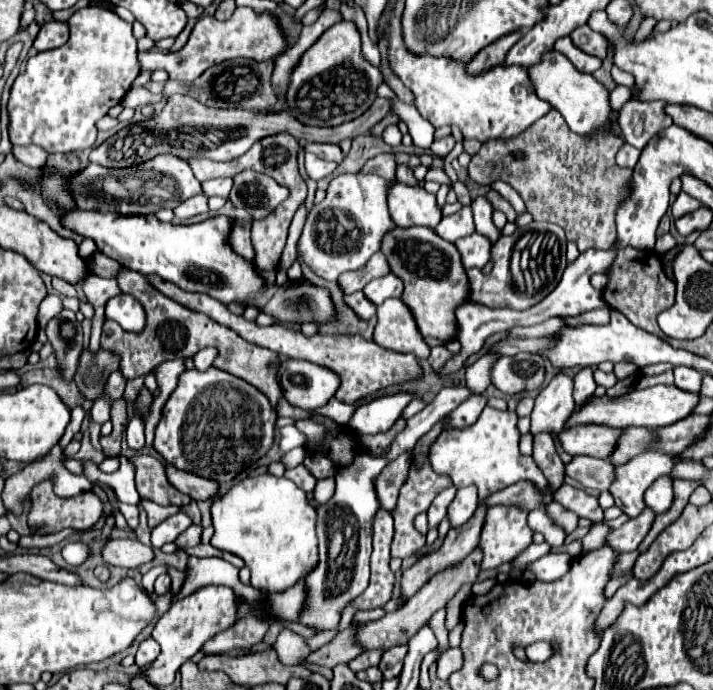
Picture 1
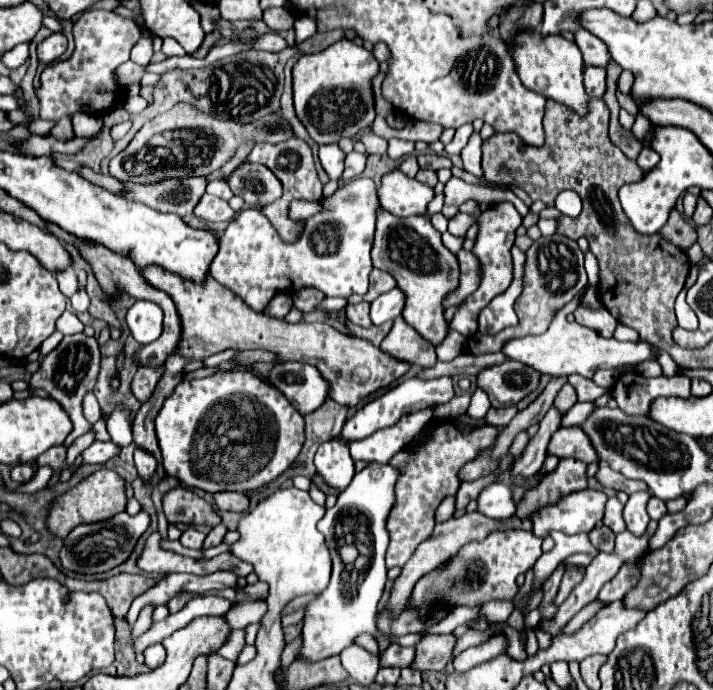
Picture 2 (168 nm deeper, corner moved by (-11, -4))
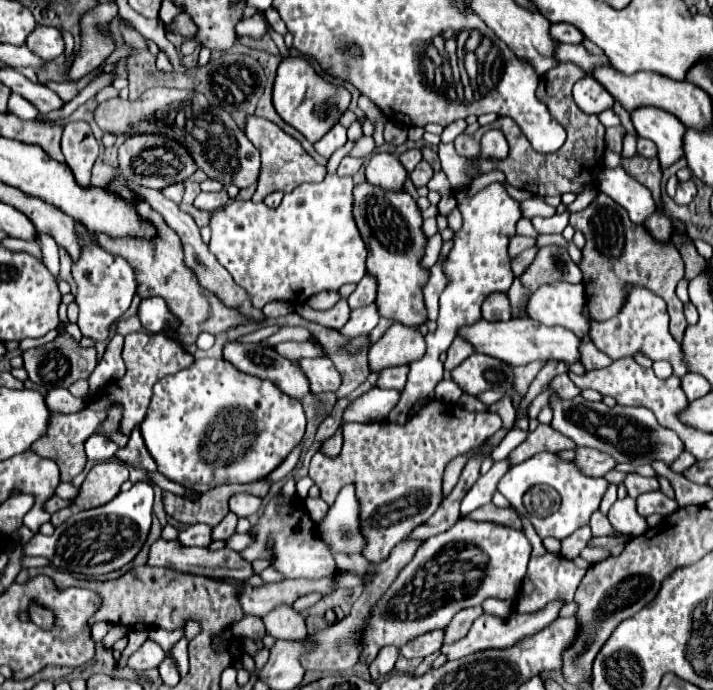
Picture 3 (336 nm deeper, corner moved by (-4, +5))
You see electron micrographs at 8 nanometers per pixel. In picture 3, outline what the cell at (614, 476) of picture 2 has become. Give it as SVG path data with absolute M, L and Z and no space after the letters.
M630 473L628 477L626 477L626 481L624 481L624 485L626 485L626 489L628 489L628 495L630 497L638 497L640 493L644 493L644 491L652 491L652 489L658 489L658 479L650 479L650 477L640 477L640 475L636 475L636 473Z

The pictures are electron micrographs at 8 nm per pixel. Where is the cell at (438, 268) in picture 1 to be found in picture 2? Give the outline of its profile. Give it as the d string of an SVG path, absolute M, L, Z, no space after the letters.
M379 210L373 244L373 266L391 272L391 276L397 280L397 286L407 296L403 318L425 340L429 340L433 346L439 346L449 332L443 300L455 290L455 284L459 284L457 256L443 246L441 232L433 228L427 216L397 218L385 210Z

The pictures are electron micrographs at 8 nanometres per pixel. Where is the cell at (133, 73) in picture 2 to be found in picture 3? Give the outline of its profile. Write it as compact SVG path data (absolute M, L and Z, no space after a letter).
M94 71L94 73L90 73L88 77L82 77L80 81L76 81L76 83L54 83L54 81L46 81L44 85L48 85L48 89L52 89L62 101L70 101L70 99L74 99L76 97L76 93L82 89L82 87L86 87L90 81L92 81L92 77L96 75L98 71Z

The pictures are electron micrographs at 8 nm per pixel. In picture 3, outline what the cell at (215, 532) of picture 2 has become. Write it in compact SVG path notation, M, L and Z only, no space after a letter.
M228 513L214 529L212 529L212 537L214 539L230 539L234 535L234 529L236 529L236 523L238 523L238 517Z

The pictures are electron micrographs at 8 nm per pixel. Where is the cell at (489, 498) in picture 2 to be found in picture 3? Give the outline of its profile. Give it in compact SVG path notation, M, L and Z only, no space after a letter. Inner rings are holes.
M542 451L540 455L534 455L532 459L512 467L508 471L508 475L504 475L500 479L500 493L508 499L508 503L524 517L530 519L530 523L534 525L536 533L544 539L544 537L554 537L554 539L566 539L570 537L576 529L588 525L588 519L590 515L600 507L600 501L608 489L608 481L604 477L588 477L584 475L574 461L564 461L560 459L558 453L550 453L550 451ZM534 485L548 485L552 489L558 491L560 495L560 509L552 515L548 515L546 519L536 519L534 515L528 515L528 509L524 507L524 495L528 493L530 487Z

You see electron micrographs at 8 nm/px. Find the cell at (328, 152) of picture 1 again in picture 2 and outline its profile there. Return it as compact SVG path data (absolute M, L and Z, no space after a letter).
M349 152L345 156L345 172L343 172L343 180L351 180L351 178L357 178L361 176L363 168L365 168L365 160L367 156L365 154L359 154L359 152Z

